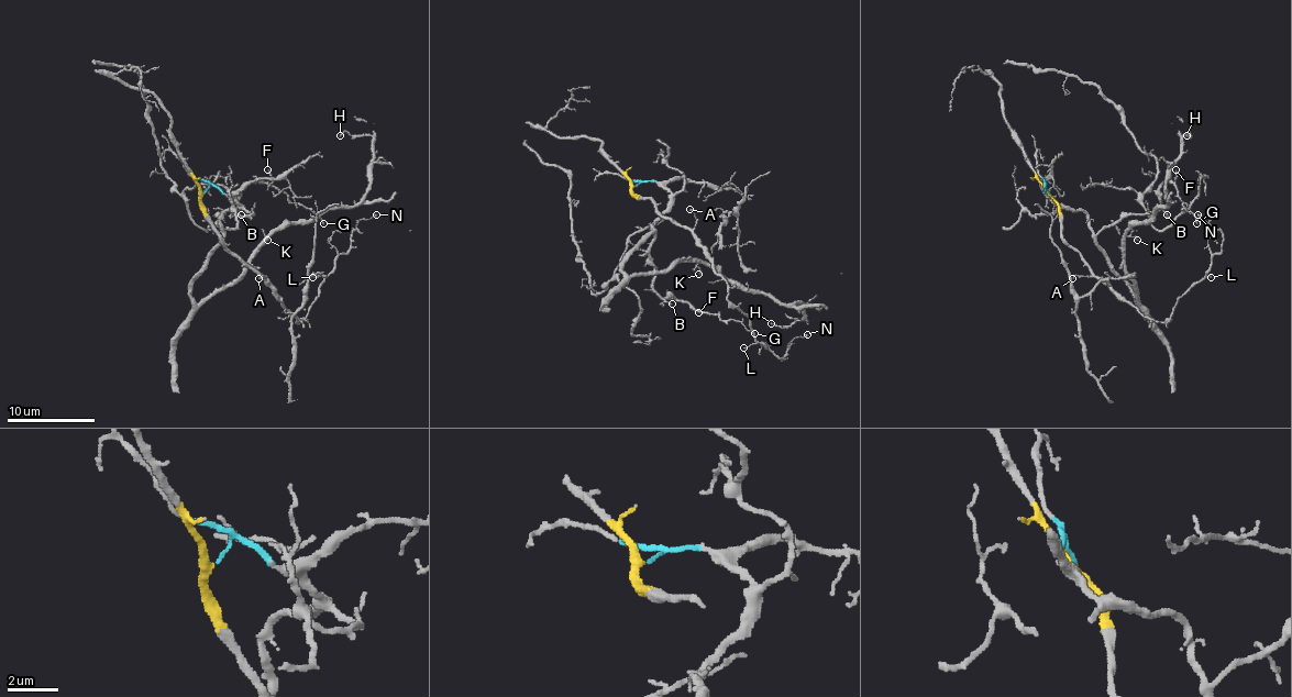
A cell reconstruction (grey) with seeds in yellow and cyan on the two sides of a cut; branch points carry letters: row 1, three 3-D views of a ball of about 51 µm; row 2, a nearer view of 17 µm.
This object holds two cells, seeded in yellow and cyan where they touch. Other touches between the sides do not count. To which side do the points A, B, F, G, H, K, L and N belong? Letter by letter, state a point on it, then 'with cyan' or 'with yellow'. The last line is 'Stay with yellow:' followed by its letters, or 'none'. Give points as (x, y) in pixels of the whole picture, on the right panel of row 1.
A: place (1072, 278); with yellow
B: place (1167, 214); with cyan
F: place (1175, 169); with cyan
G: place (1196, 223); with cyan
H: place (1186, 135); with cyan
K: place (1137, 240); with cyan
L: place (1211, 277); with yellow
N: place (1197, 214); with yellow
Stay with yellow: A, L, N

